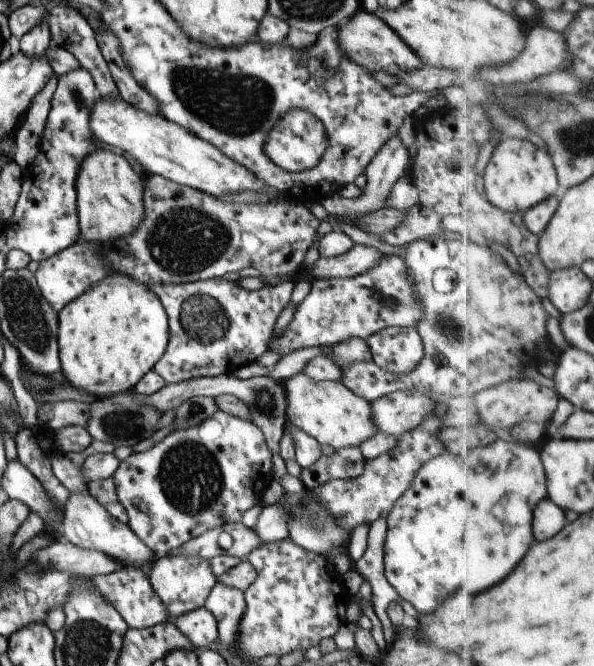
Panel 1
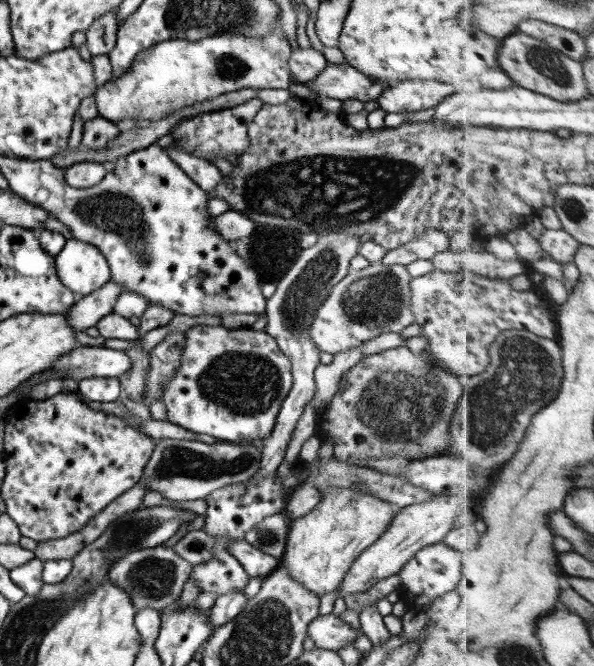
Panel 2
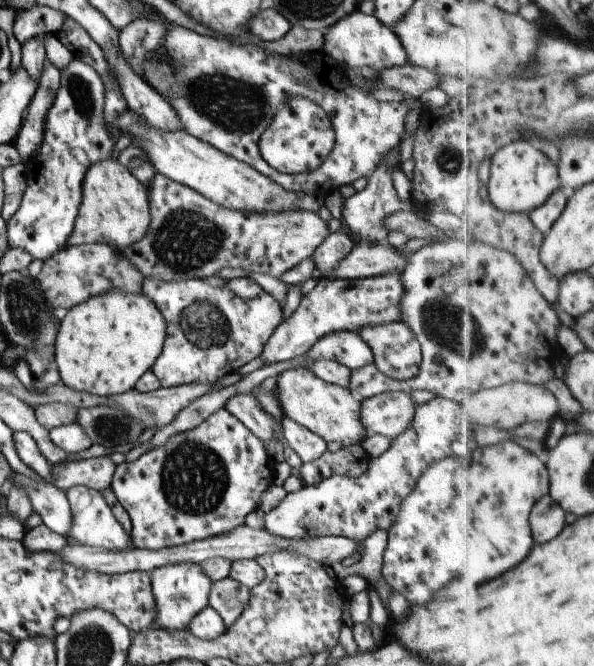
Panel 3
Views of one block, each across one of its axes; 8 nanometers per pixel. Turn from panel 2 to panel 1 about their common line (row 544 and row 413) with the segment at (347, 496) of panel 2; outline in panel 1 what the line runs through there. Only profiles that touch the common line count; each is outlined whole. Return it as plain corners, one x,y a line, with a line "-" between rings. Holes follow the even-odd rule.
293,374
283,381
285,392
286,421
293,427
303,430
320,446
327,445
333,451
357,448
377,433
375,422
371,422
371,406
363,398
350,392
339,381
311,380
309,376

